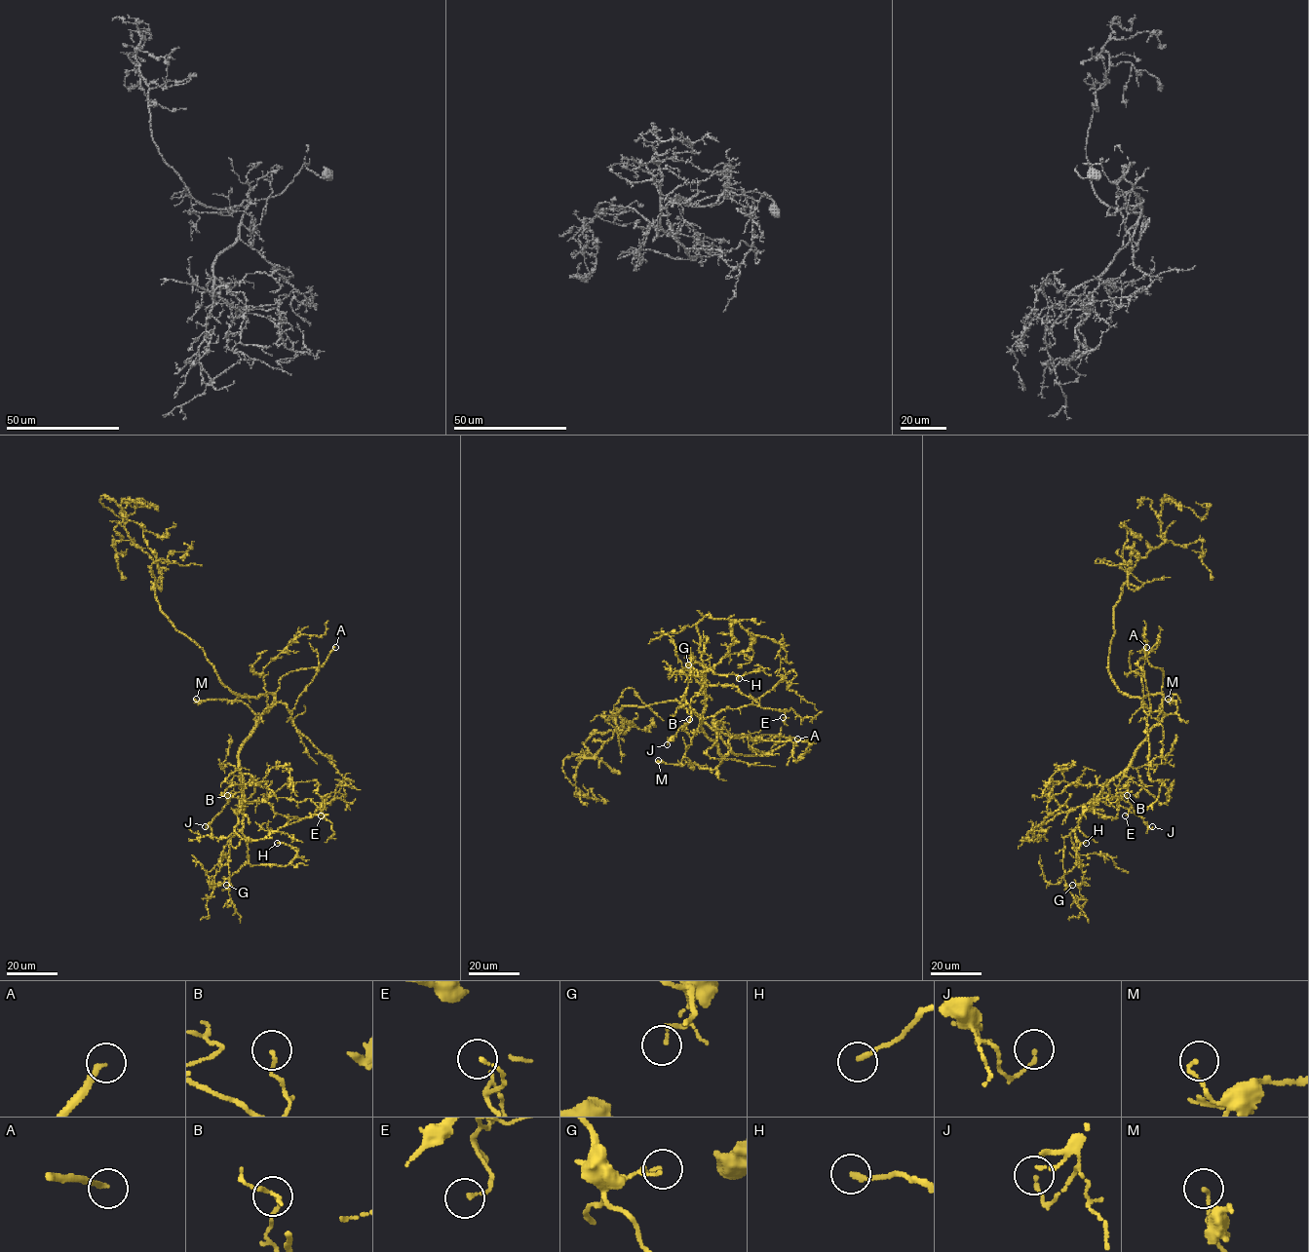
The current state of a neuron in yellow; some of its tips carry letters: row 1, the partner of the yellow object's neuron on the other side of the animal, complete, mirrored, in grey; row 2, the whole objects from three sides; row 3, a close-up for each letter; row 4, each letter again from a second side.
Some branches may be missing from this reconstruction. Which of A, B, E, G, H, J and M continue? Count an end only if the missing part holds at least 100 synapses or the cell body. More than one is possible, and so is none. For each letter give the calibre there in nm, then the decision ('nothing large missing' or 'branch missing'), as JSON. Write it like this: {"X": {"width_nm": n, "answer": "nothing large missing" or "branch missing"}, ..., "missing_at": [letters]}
{"A": {"width_nm": 190, "answer": "branch missing"}, "B": {"width_nm": 120, "answer": "nothing large missing"}, "E": {"width_nm": 120, "answer": "nothing large missing"}, "G": {"width_nm": 140, "answer": "nothing large missing"}, "H": {"width_nm": 180, "answer": "nothing large missing"}, "J": {"width_nm": 120, "answer": "nothing large missing"}, "M": {"width_nm": 120, "answer": "nothing large missing"}, "missing_at": ["A"]}

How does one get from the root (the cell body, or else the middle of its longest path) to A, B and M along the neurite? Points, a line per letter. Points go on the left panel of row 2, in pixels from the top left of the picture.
A: (252, 696), (274, 693), (280, 687), (279, 680), (290, 671), (321, 667), (335, 647)
B: (252, 696), (272, 694), (274, 702), (260, 716), (239, 753), (243, 790), (229, 793), (229, 802), (227, 795)
M: (252, 696), (272, 694), (274, 702), (260, 714), (241, 701), (207, 699), (198, 702), (196, 699)

